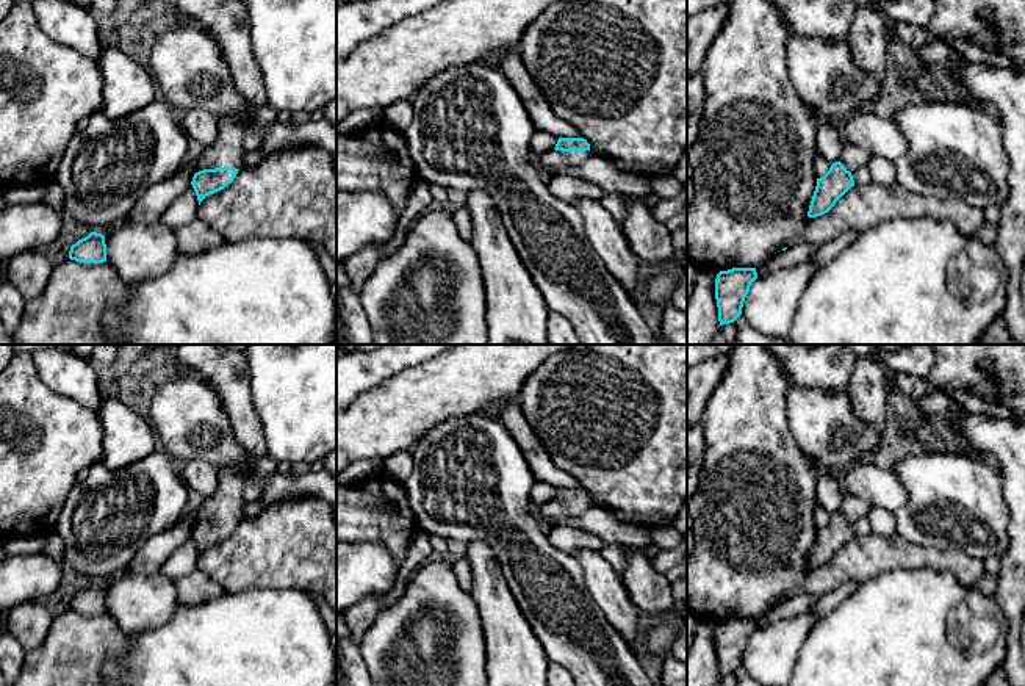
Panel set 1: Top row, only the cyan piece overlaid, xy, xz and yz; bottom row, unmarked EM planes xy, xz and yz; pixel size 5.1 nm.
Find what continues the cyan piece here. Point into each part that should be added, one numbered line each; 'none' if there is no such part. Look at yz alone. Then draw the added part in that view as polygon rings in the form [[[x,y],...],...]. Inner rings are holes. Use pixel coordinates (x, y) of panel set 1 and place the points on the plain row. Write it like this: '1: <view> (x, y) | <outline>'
1: yz (853, 508) | [[[843,493],[839,512],[847,518],[847,522],[854,523],[861,517],[867,517],[872,504],[851,493]]]

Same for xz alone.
1: xz (554, 511) | [[[549,501],[540,506],[541,509],[541,520],[546,523],[559,523],[563,522],[565,518],[577,517],[584,514],[593,503],[585,501],[585,503],[562,503],[562,501]]]

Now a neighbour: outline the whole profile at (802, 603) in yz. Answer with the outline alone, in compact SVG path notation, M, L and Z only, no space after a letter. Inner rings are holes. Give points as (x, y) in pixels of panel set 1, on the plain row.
M800 594L793 598L781 601L779 605L765 611L762 616L756 619L757 628L767 626L768 623L778 619L787 619L787 617L793 617L793 616L807 612L817 605L818 598L820 597Z

